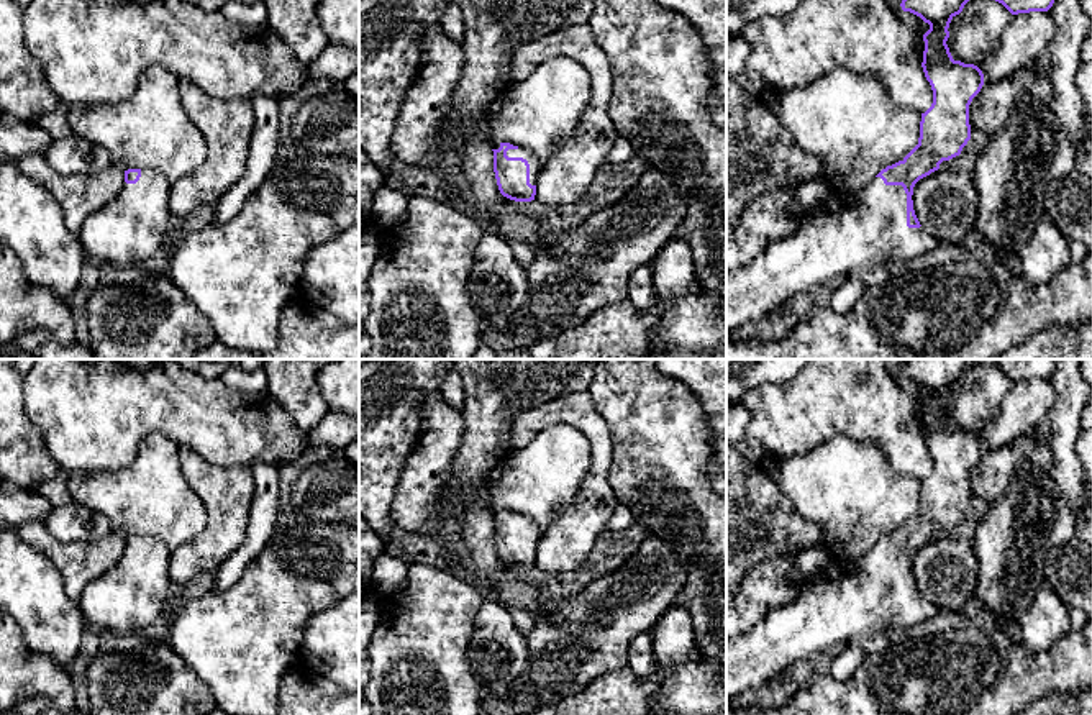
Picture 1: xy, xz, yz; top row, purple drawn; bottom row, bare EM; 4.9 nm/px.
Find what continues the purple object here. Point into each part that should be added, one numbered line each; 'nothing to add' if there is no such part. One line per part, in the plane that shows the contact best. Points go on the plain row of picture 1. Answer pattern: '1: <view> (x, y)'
1: yz (851, 601)

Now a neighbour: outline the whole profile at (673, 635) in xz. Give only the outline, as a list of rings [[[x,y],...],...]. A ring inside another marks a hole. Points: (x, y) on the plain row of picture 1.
[[[671,607],[651,633],[656,671],[669,672],[695,653],[695,630],[685,607]]]

